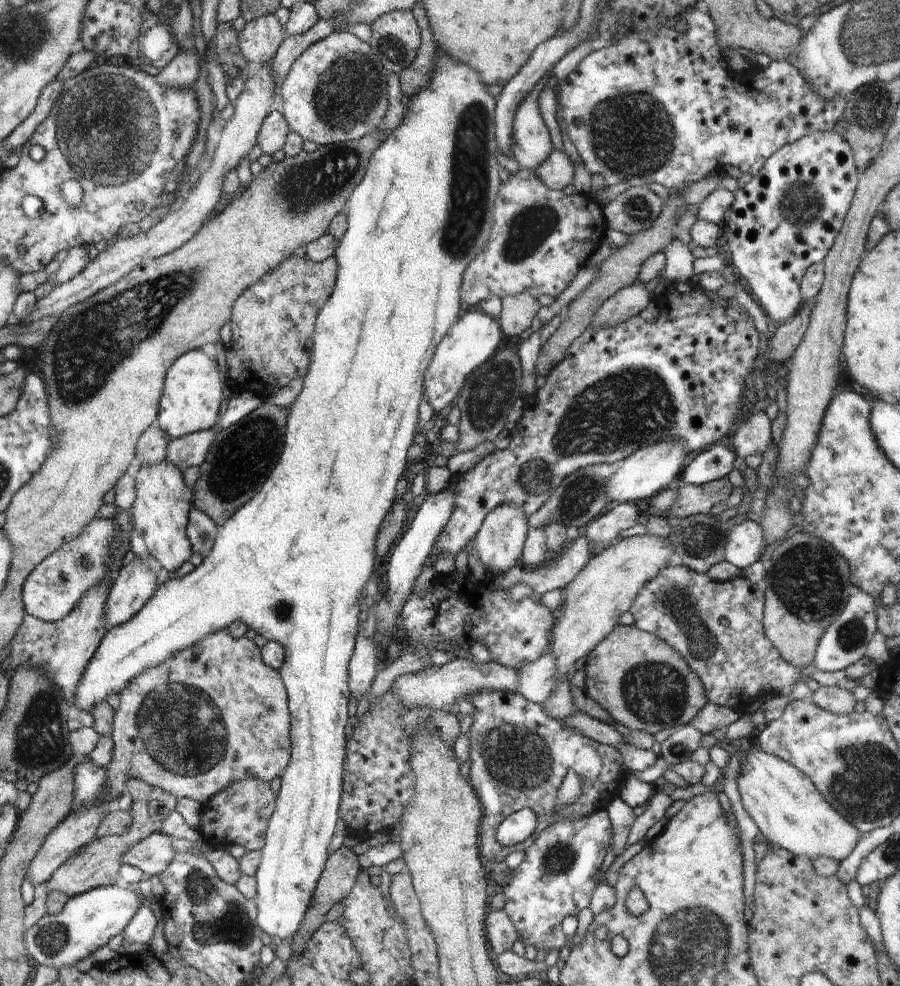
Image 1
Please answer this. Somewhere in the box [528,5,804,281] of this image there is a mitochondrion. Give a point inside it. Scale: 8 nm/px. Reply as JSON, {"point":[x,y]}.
{"point":[631,134]}

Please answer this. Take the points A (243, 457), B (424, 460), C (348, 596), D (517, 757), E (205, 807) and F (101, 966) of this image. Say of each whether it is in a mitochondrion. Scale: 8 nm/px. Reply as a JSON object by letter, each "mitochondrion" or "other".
{"A":"mitochondrion","B":"other","C":"other","D":"mitochondrion","E":"other","F":"other"}

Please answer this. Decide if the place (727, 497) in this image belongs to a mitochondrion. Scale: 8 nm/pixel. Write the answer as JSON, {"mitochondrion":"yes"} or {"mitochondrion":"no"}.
{"mitochondrion":"no"}

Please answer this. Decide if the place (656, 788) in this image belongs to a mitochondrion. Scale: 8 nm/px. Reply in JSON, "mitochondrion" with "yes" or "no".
{"mitochondrion":"no"}

